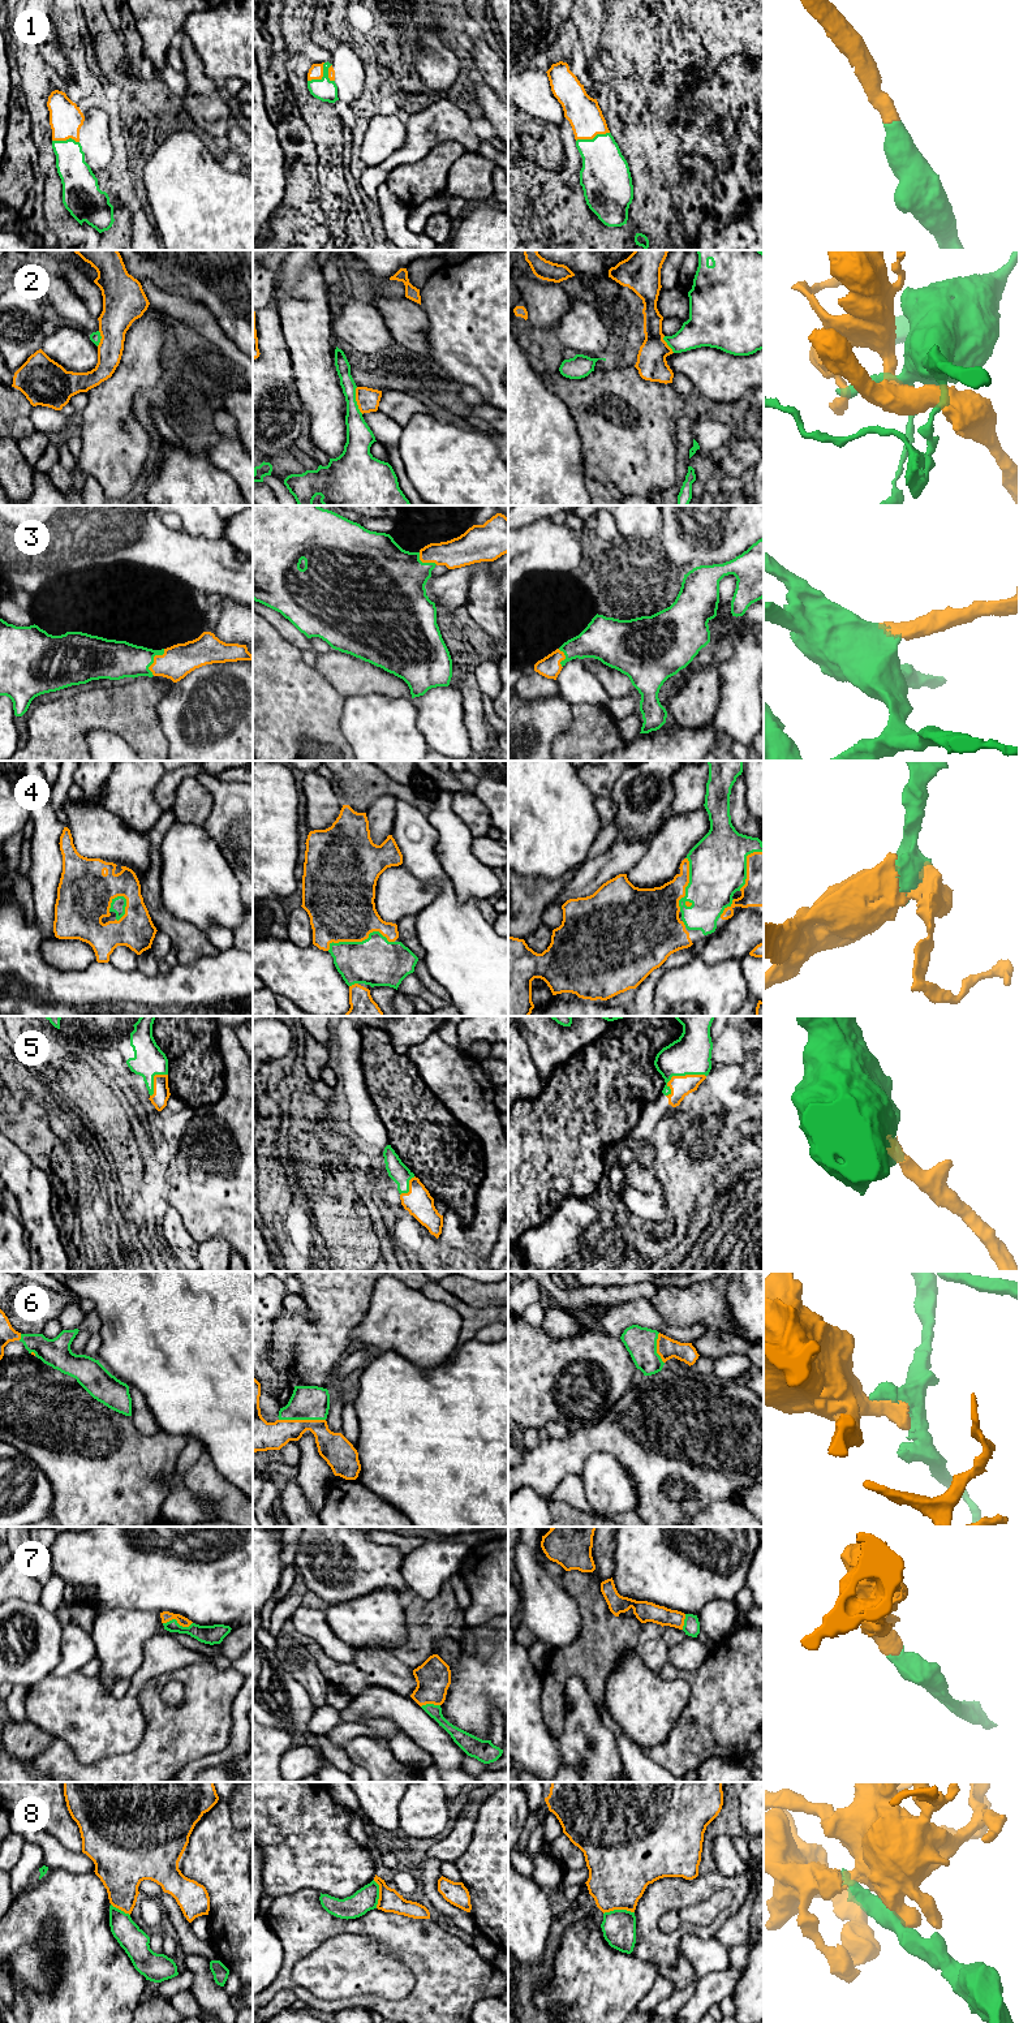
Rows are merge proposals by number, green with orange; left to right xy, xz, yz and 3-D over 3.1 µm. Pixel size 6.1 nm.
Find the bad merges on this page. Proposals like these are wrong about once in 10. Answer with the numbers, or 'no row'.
2

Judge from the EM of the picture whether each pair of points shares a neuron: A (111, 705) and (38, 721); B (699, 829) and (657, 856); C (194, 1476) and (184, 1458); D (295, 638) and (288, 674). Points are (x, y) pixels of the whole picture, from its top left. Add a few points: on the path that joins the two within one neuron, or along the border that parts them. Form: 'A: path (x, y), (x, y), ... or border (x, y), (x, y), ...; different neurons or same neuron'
A: path (93, 707), (68, 721), (56, 721); same neuron
B: path (688, 829), (667, 848); same neuron
C: border (205, 1450), (183, 1475); different neurons
D: border (270, 624), (301, 650); different neurons

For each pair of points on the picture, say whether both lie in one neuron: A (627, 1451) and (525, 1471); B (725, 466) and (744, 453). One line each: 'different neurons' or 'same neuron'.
A: same neuron
B: same neuron

